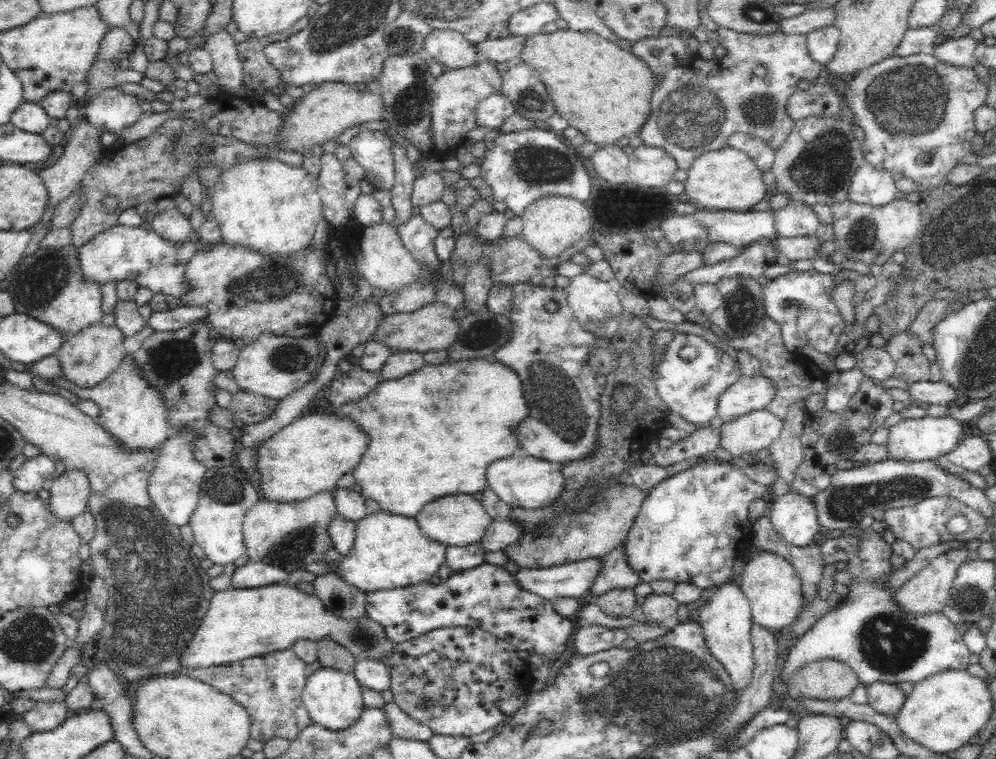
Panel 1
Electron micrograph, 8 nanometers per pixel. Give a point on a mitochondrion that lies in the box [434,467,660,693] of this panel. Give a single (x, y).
(546, 531)

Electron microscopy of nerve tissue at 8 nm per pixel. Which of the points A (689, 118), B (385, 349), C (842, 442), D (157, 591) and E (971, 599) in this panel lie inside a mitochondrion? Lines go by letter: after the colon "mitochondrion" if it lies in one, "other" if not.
A: mitochondrion
B: other
C: mitochondrion
D: mitochondrion
E: mitochondrion

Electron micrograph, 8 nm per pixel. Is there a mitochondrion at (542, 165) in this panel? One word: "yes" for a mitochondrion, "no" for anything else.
yes

